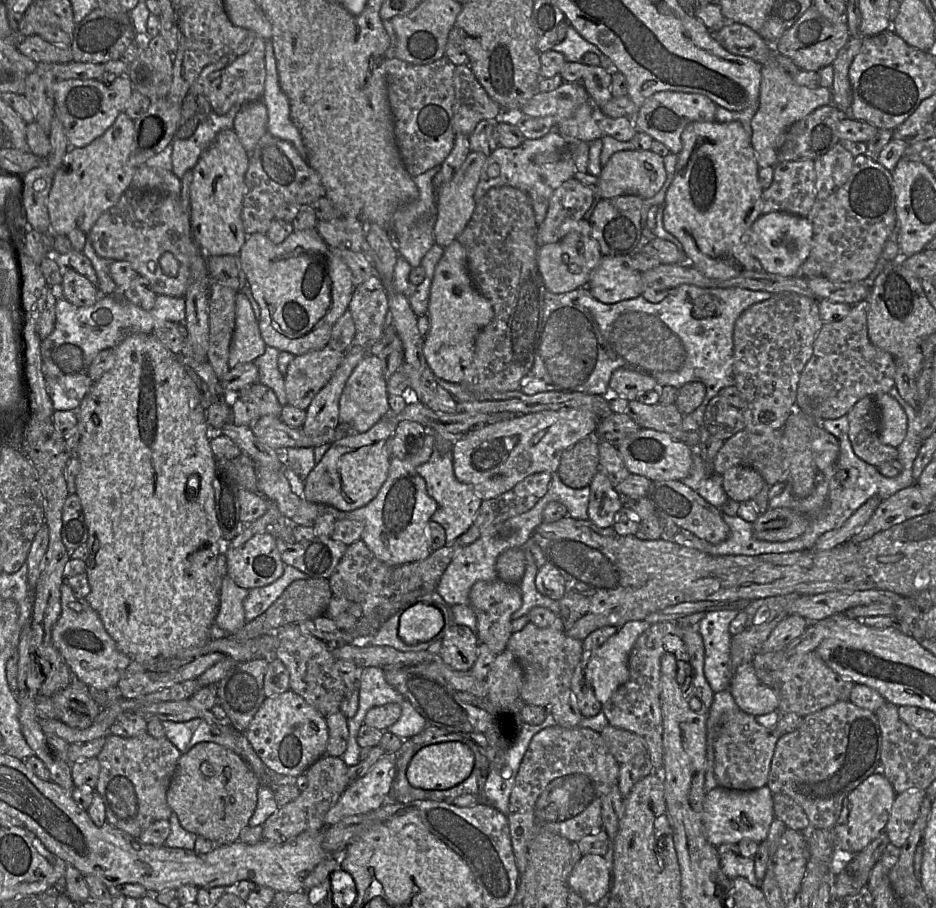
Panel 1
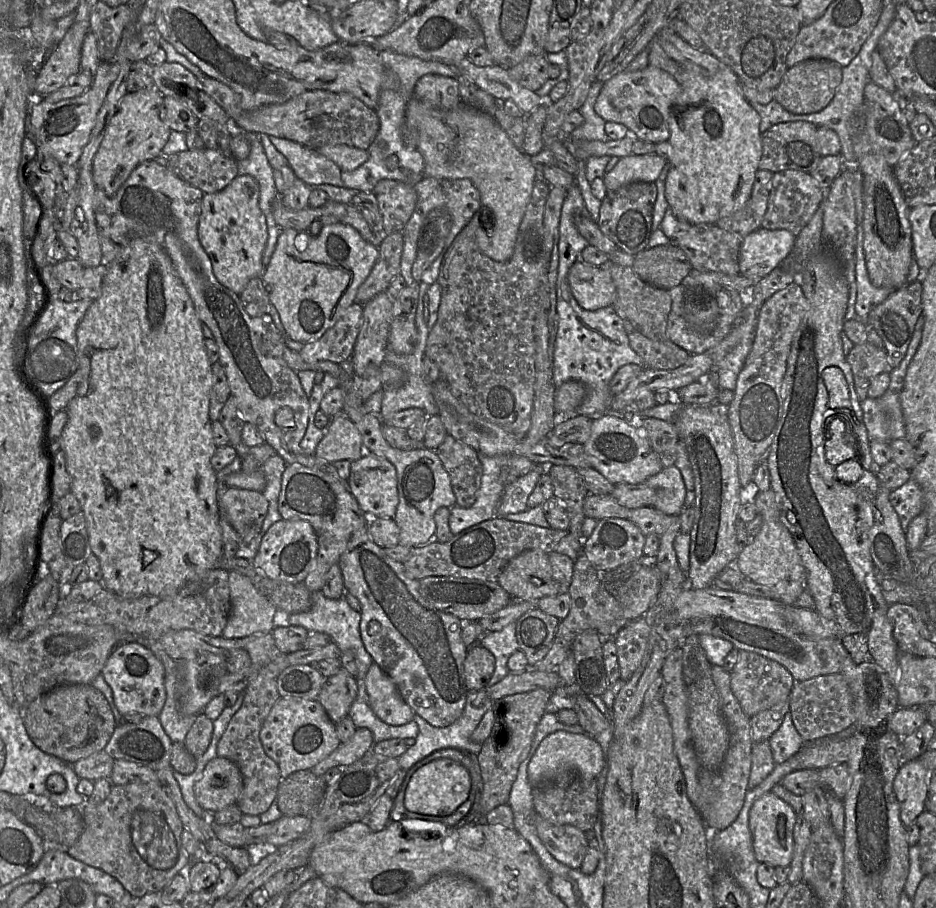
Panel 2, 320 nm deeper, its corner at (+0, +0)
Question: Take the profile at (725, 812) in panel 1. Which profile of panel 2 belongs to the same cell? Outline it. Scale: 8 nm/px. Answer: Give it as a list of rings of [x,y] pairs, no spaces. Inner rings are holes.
[[[768,792],[757,799],[749,812],[749,828],[753,839],[753,850],[759,863],[766,863],[772,867],[789,867],[793,849],[793,829],[796,813],[782,799],[772,792]]]

